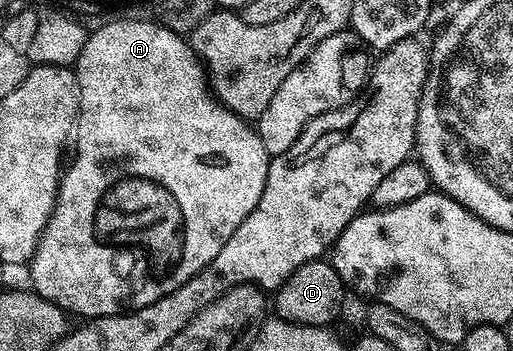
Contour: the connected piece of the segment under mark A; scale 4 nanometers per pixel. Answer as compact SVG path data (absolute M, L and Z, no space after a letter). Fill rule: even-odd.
M145 19L146 21L110 21L107 25L102 25L98 30L91 32L84 43L84 51L80 51L80 59L76 66L78 75L78 123L76 126L76 137L78 133L78 146L74 149L74 162L61 174L60 184L58 187L58 198L54 200L54 210L50 216L50 221L46 225L46 229L42 232L42 238L38 240L38 246L34 252L34 257L28 262L28 270L30 269L30 281L33 292L38 293L59 309L67 314L75 313L76 316L82 317L78 319L93 319L96 317L114 317L118 313L131 313L133 309L140 307L148 307L152 303L156 303L156 299L160 299L164 295L168 295L172 291L176 291L176 287L180 287L184 283L188 283L188 279L192 279L192 275L196 275L205 265L212 263L212 259L216 259L220 247L224 247L224 243L228 243L228 239L232 239L232 231L236 231L236 227L240 227L240 223L244 223L244 219L248 219L248 215L252 211L252 207L256 207L256 203L260 203L260 191L264 191L264 179L268 179L268 167L270 166L271 155L268 151L264 151L264 143L258 137L258 130L253 124L247 123L243 118L237 117L230 109L221 104L217 97L214 96L206 76L205 68L198 56L194 54L194 48L190 46L189 40L183 34L174 33L168 27L158 24L153 19Z

